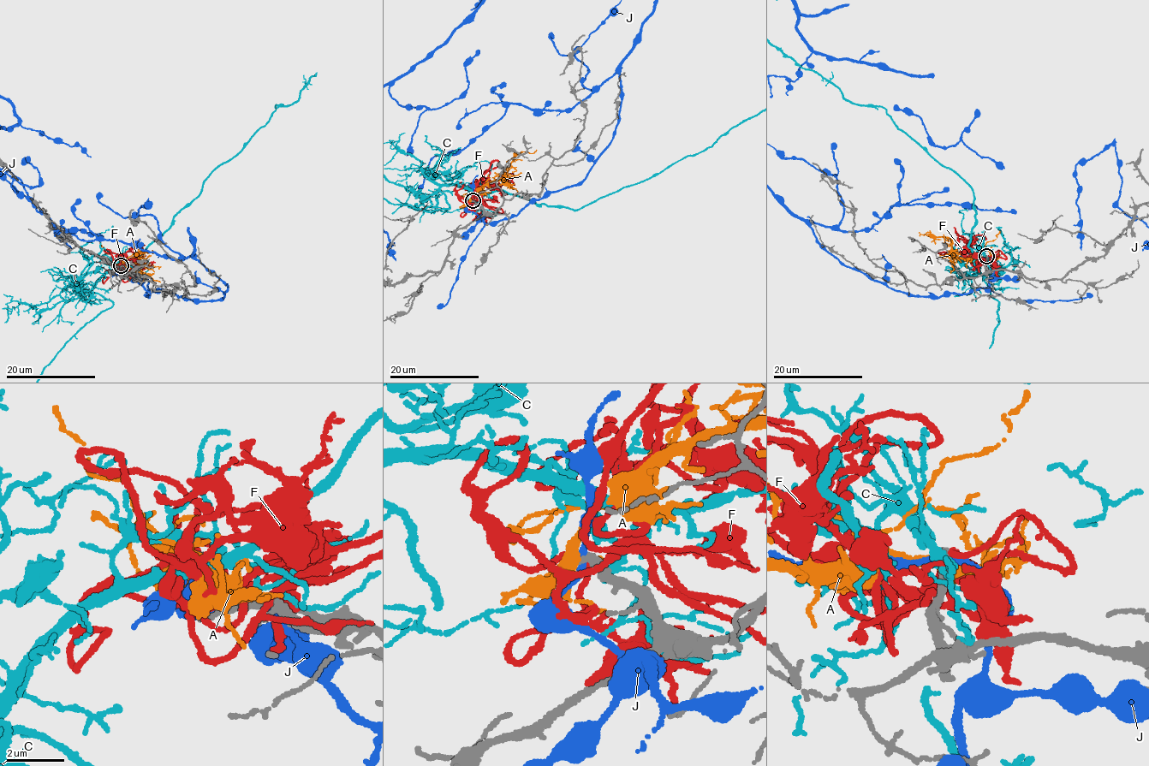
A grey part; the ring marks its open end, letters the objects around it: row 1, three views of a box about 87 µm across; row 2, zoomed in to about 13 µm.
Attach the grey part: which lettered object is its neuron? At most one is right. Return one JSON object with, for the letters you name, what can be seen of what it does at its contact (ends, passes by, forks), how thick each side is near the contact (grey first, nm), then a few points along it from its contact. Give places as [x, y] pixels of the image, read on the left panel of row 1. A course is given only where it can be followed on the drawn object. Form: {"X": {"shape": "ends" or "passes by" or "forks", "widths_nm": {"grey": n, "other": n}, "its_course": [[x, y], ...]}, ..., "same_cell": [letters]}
{"same_cell": []}

